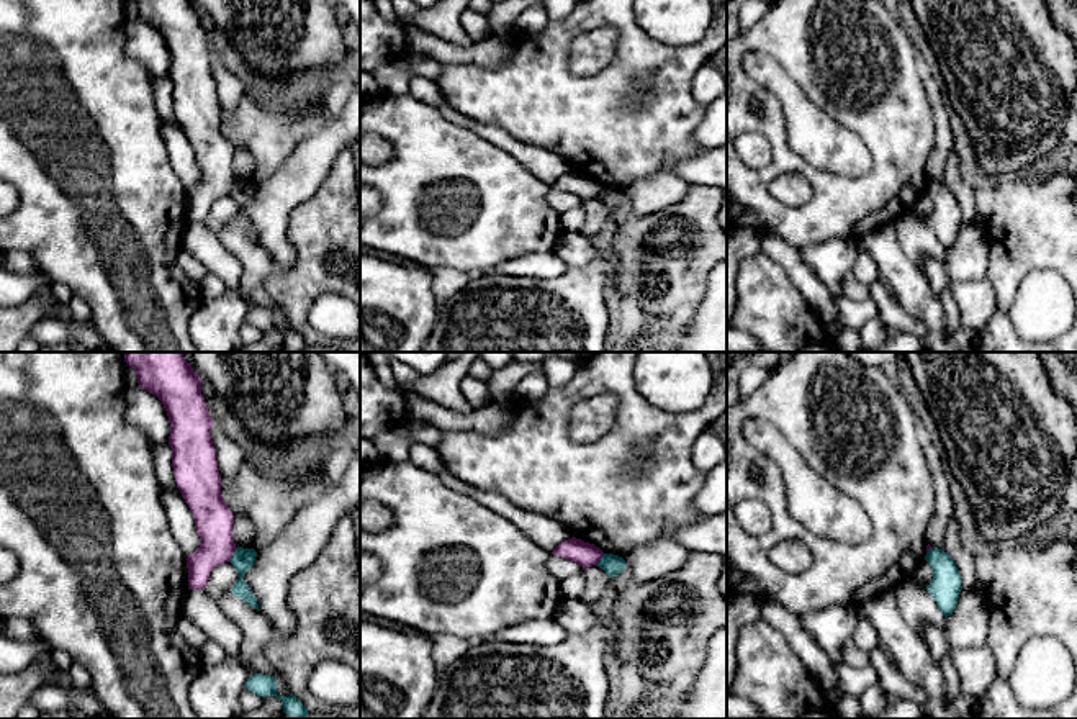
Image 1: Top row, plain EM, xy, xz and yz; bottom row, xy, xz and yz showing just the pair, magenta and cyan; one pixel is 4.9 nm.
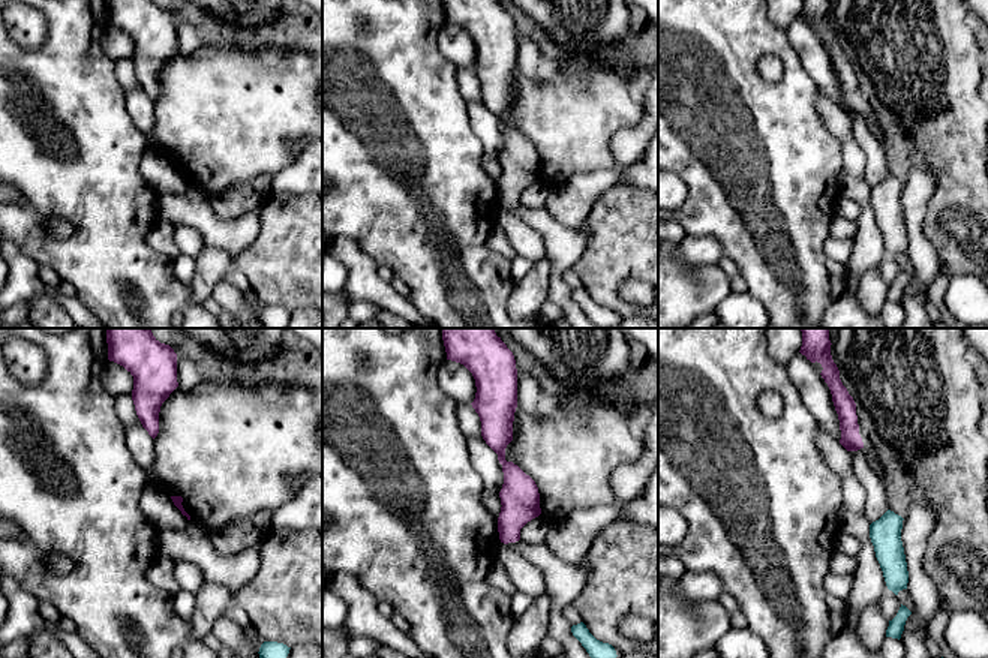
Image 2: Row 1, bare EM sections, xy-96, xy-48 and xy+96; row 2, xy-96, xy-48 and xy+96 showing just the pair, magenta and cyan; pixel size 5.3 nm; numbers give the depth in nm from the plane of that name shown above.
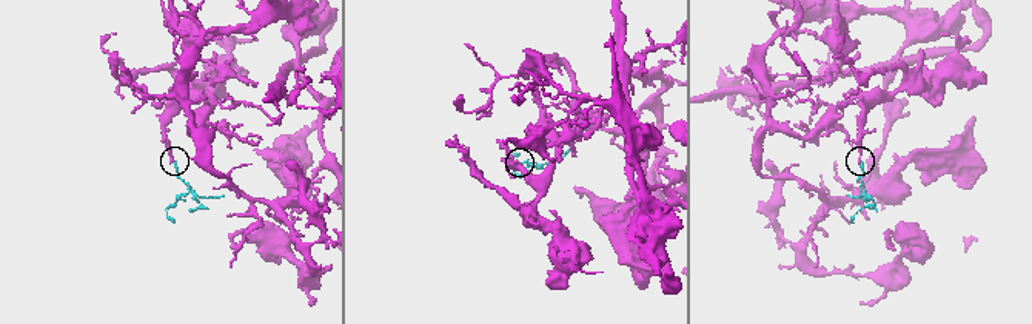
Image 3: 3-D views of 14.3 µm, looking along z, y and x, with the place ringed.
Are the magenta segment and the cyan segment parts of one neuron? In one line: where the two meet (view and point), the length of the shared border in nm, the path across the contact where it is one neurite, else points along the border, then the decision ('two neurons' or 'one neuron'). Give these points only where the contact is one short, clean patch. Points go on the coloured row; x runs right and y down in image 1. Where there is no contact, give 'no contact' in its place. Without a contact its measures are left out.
xy (233, 552) | 90 nm | along xy (238, 547), (228, 560) | two neurons

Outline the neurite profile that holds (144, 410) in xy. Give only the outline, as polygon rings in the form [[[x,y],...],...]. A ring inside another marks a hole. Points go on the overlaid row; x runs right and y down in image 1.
[[[139,385],[126,390],[124,398],[124,419],[141,427],[155,444],[169,445],[170,423],[162,401]]]

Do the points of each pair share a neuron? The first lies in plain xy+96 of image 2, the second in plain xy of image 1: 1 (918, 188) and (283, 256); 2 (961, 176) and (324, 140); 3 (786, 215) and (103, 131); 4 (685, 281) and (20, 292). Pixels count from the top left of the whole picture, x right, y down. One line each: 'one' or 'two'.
1: one
2: two
3: one
4: two

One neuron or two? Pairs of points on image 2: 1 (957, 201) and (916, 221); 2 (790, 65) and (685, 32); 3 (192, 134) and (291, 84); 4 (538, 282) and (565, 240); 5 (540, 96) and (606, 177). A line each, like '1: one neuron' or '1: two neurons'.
1: two neurons
2: one neuron
3: one neuron
4: two neurons
5: two neurons

